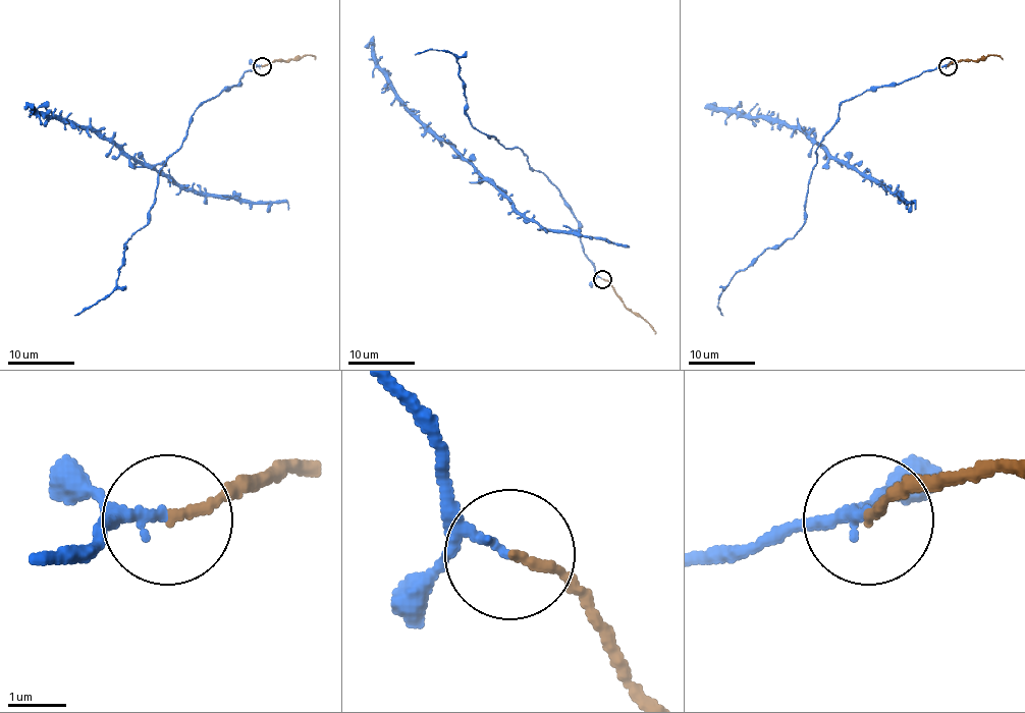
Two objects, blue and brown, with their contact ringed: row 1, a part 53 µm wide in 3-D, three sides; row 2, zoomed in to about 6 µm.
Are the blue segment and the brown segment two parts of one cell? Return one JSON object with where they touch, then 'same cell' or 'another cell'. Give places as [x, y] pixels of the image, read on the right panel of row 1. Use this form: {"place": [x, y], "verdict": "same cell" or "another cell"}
{"place": [948, 66], "verdict": "same cell"}

